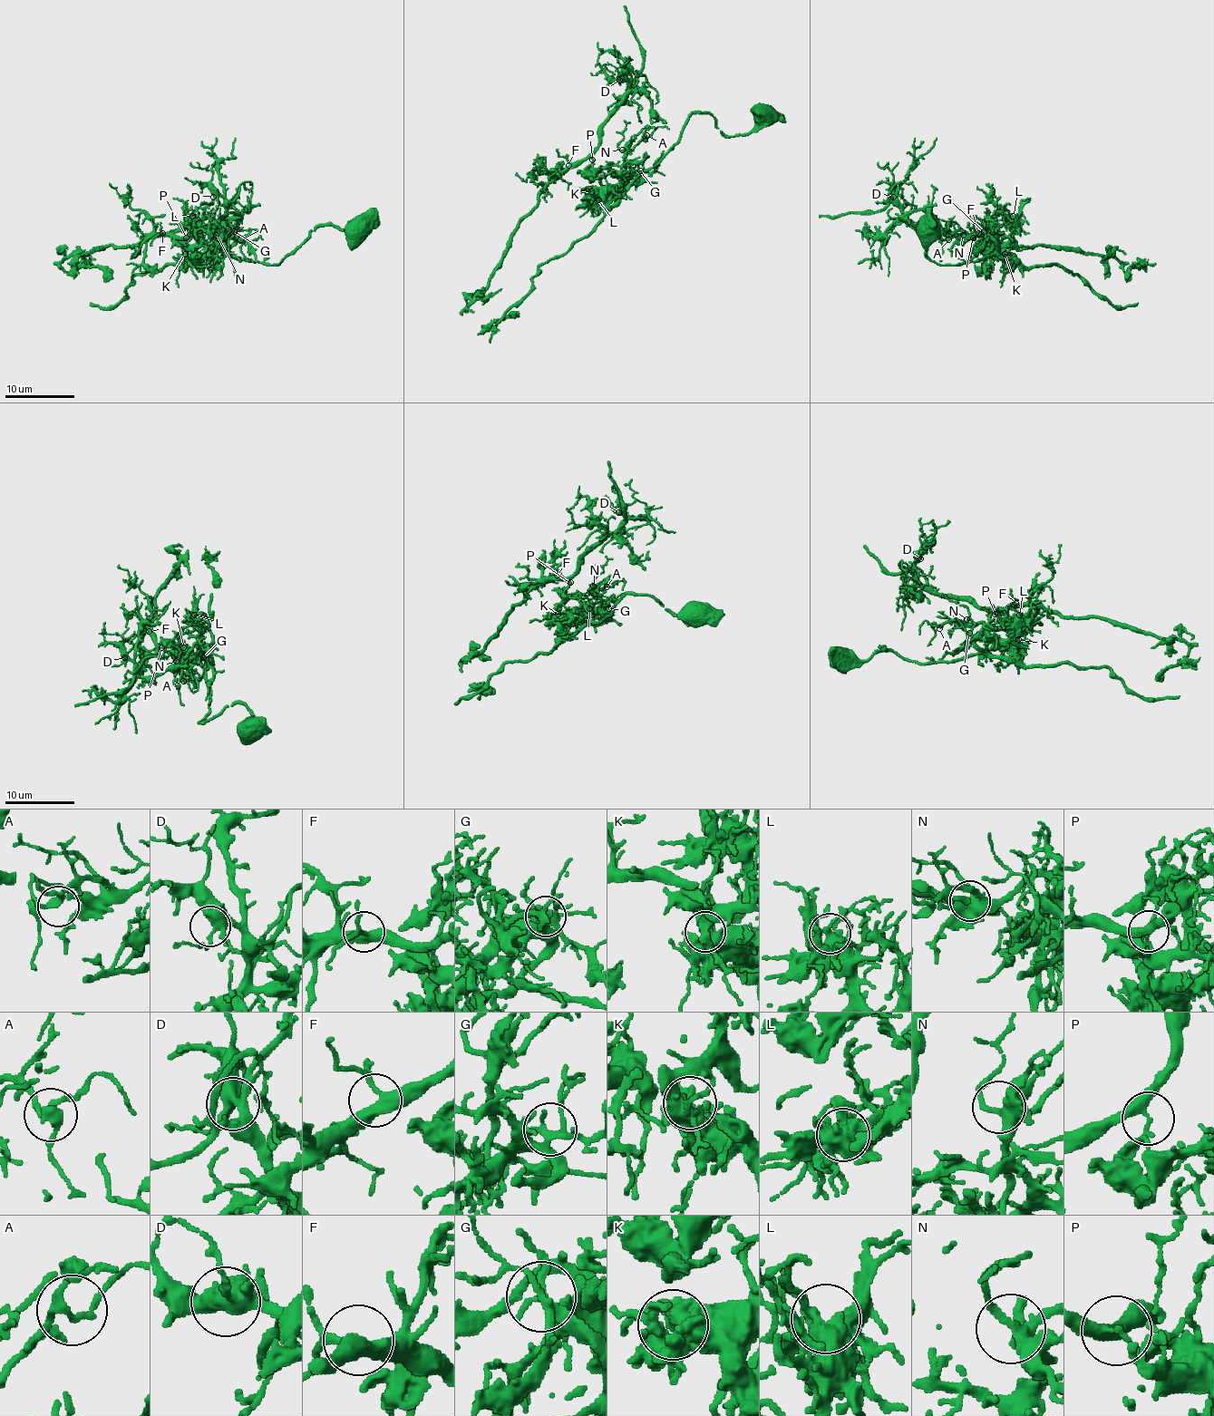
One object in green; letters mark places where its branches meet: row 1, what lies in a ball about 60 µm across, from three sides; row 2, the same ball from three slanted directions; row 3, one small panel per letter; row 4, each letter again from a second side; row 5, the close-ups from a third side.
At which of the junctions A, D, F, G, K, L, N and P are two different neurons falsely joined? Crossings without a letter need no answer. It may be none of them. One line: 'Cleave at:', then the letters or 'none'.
Cleave at: P

